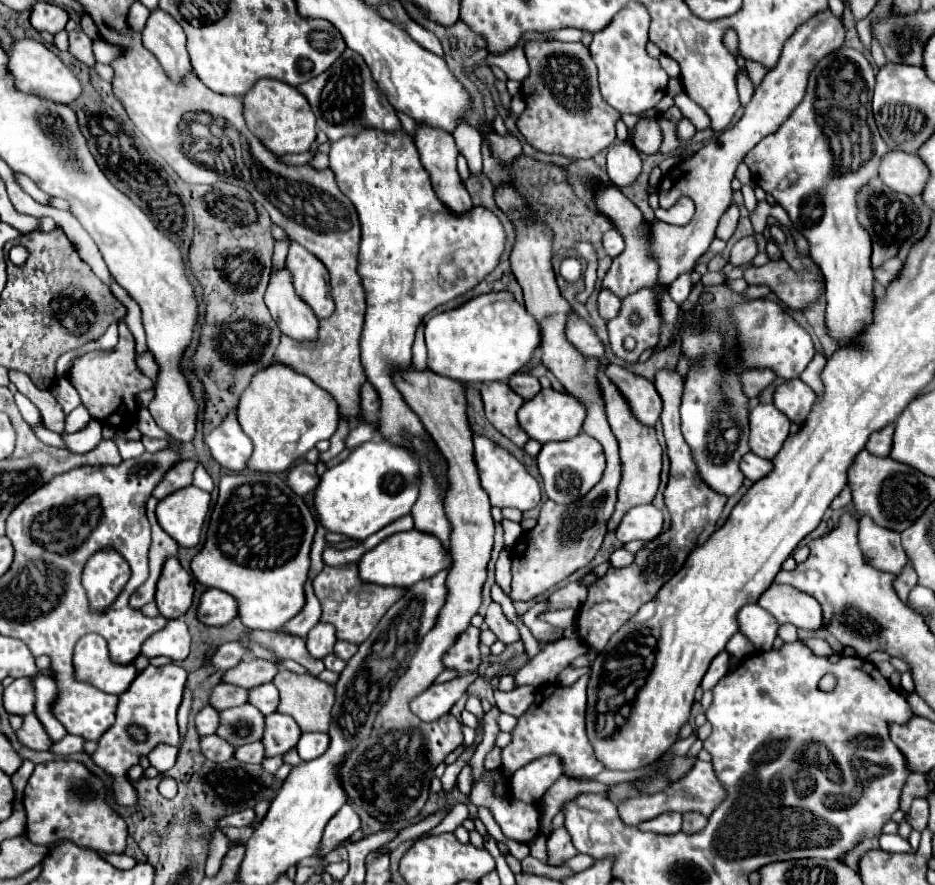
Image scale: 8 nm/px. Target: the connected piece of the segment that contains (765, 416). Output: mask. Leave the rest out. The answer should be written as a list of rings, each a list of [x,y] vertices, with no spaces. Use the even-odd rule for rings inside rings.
[[[758,404],[750,416],[750,450],[760,458],[774,458],[788,436],[790,420],[774,404]]]

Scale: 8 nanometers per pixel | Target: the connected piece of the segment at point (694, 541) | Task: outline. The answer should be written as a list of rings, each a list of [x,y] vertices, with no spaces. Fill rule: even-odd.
[[[660,370],[656,374],[654,386],[662,398],[660,422],[664,426],[666,450],[670,458],[670,478],[664,490],[664,504],[670,512],[670,528],[660,536],[656,536],[654,540],[650,540],[648,544],[644,544],[636,552],[636,558],[630,566],[608,568],[608,572],[602,578],[598,578],[592,586],[588,586],[588,598],[578,610],[578,636],[588,648],[594,648],[598,652],[602,652],[610,636],[618,632],[620,626],[628,622],[640,610],[642,604],[652,600],[658,594],[658,590],[682,568],[688,554],[698,546],[698,540],[706,540],[712,534],[714,524],[726,504],[724,496],[708,490],[708,486],[700,482],[688,444],[682,438],[680,412],[678,412],[682,390],[684,390],[682,378],[676,372]]]

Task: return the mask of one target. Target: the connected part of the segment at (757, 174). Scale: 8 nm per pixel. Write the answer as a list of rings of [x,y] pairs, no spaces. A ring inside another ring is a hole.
[[[842,46],[838,52],[832,52],[816,62],[810,72],[804,100],[774,134],[768,134],[746,154],[746,166],[752,172],[752,180],[788,212],[792,226],[808,240],[810,258],[816,262],[826,280],[826,326],[830,336],[838,338],[840,344],[850,342],[856,332],[860,334],[860,328],[872,320],[872,236],[858,222],[858,192],[876,176],[878,162],[888,152],[876,126],[866,120],[872,118],[872,90],[874,70],[866,56],[854,48]],[[846,148],[856,154],[840,154]]]

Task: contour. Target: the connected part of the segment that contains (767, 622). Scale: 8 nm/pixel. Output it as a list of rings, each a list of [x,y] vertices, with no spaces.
[[[748,604],[740,610],[740,632],[756,646],[758,652],[766,652],[772,648],[772,642],[776,638],[778,624],[764,608],[758,604]]]

